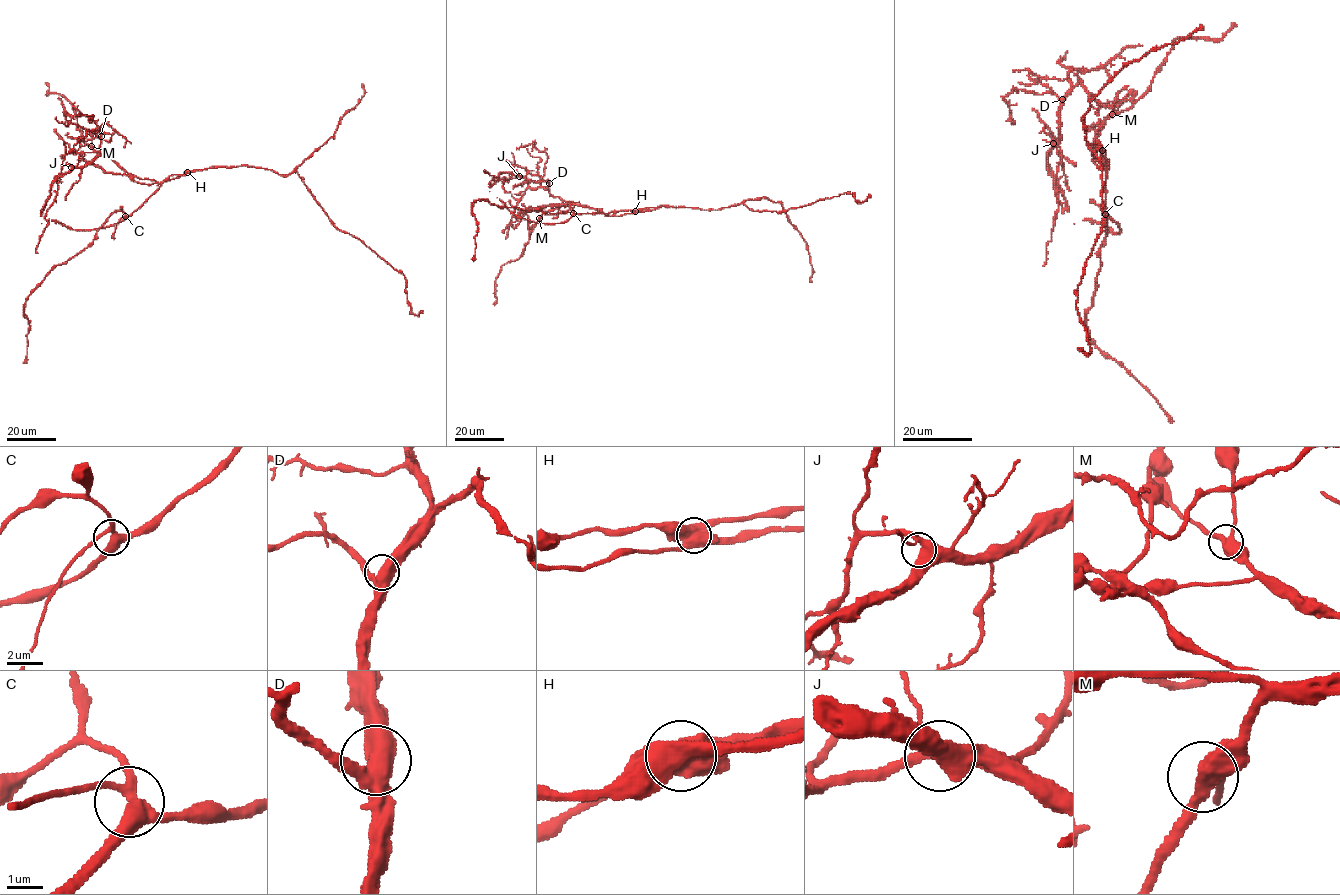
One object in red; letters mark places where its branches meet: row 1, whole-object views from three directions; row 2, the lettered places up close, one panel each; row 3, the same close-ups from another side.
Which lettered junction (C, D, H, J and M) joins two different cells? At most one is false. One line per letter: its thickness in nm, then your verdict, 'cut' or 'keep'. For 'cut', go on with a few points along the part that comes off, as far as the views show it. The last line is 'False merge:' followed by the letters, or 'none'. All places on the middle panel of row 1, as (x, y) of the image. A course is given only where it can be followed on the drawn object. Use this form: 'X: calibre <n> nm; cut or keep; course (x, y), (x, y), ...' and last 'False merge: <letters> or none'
C: calibre 380 nm; keep
D: calibre 480 nm; keep
H: calibre 650 nm; cut; course (636, 211), (741, 204), (753, 211), (781, 212), (847, 193), (862, 202), (870, 194)
J: calibre 480 nm; keep
M: calibre 420 nm; keep
False merge: H

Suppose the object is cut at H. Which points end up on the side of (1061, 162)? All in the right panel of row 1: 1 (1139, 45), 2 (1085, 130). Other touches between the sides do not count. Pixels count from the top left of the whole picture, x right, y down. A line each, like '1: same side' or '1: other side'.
1: same side
2: other side

